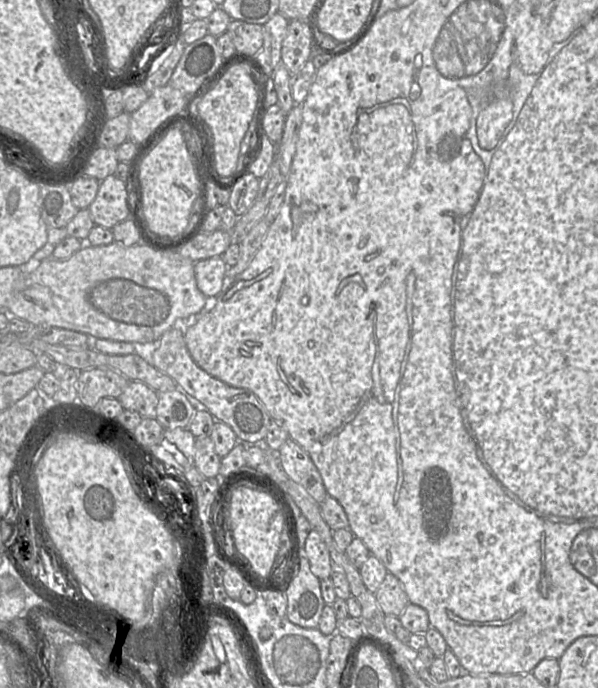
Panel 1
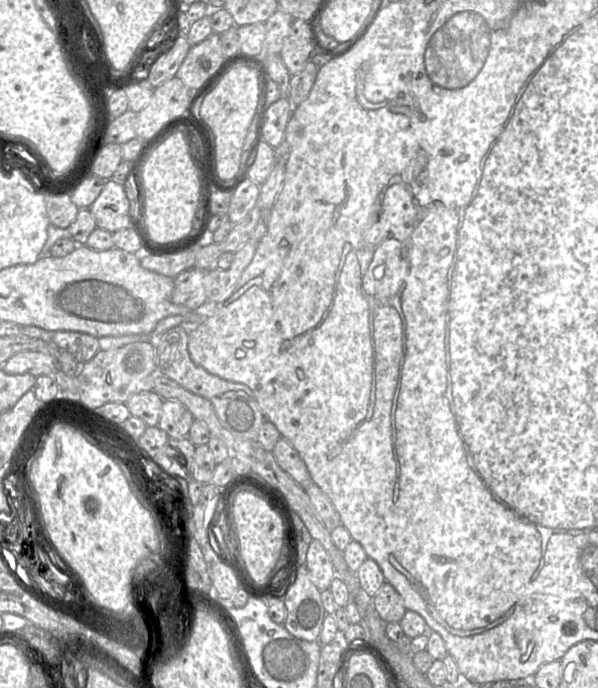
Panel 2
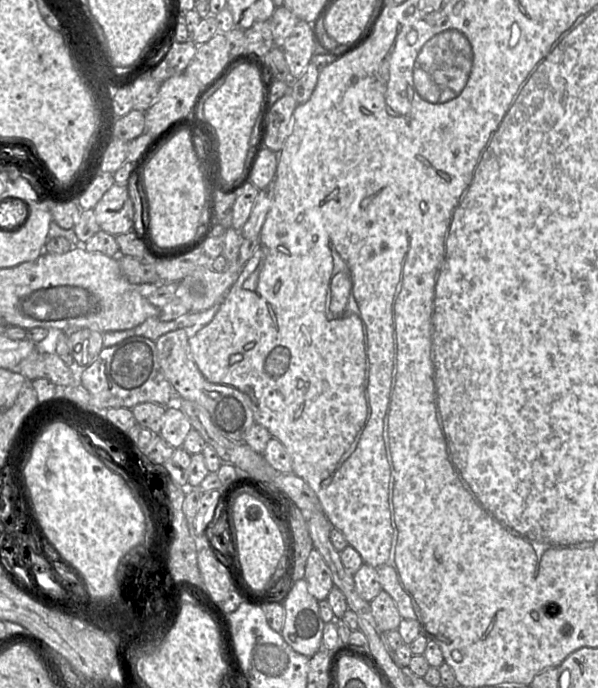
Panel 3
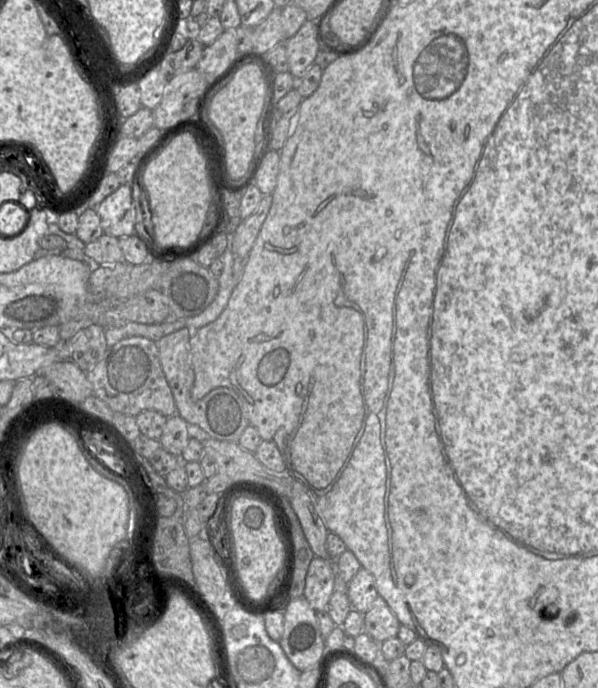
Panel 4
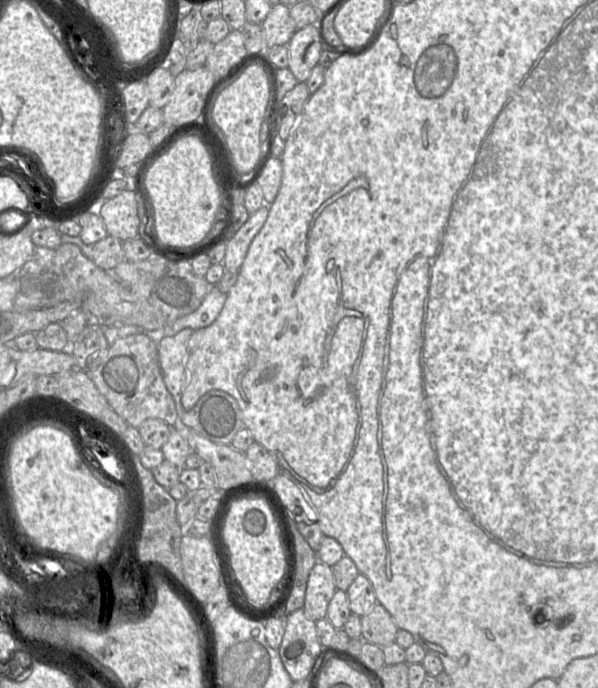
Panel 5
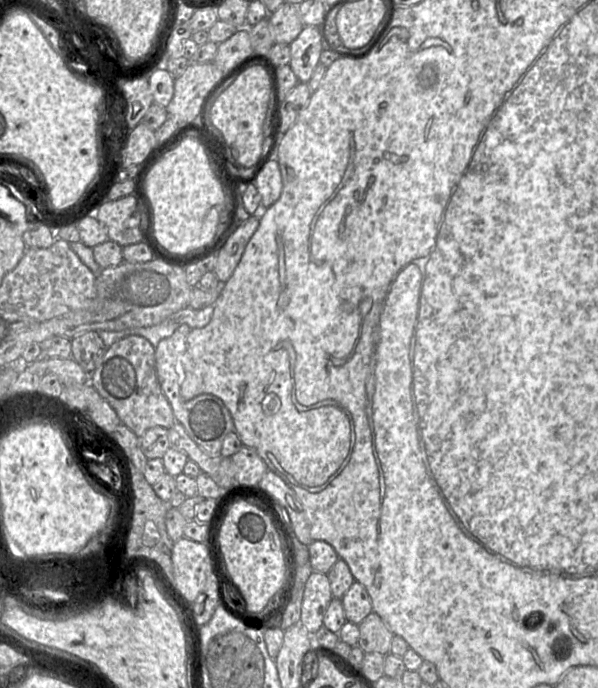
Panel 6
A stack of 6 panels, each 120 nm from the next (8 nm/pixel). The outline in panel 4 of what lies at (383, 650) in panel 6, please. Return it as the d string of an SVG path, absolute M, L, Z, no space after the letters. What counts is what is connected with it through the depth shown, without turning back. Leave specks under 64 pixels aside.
M379 595L363 614L363 622L363 632L366 632L377 643L397 636L401 625L387 602Z

